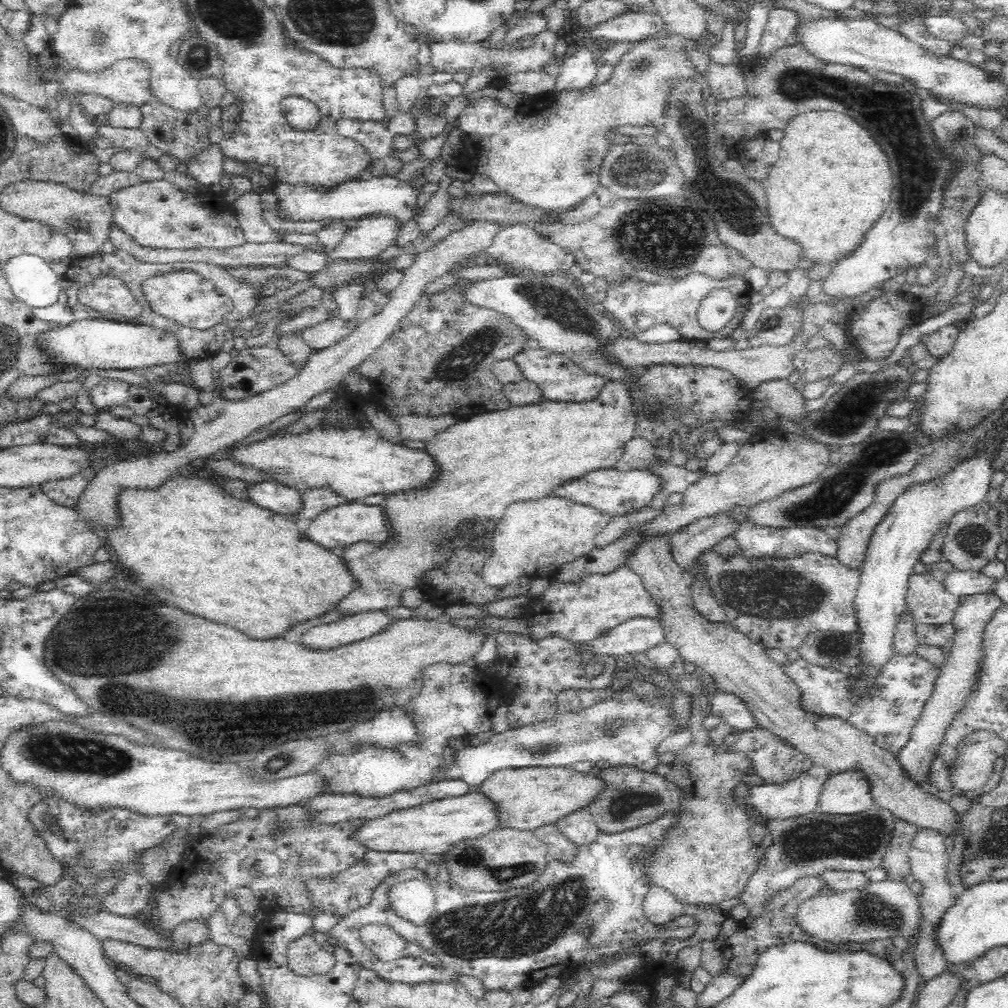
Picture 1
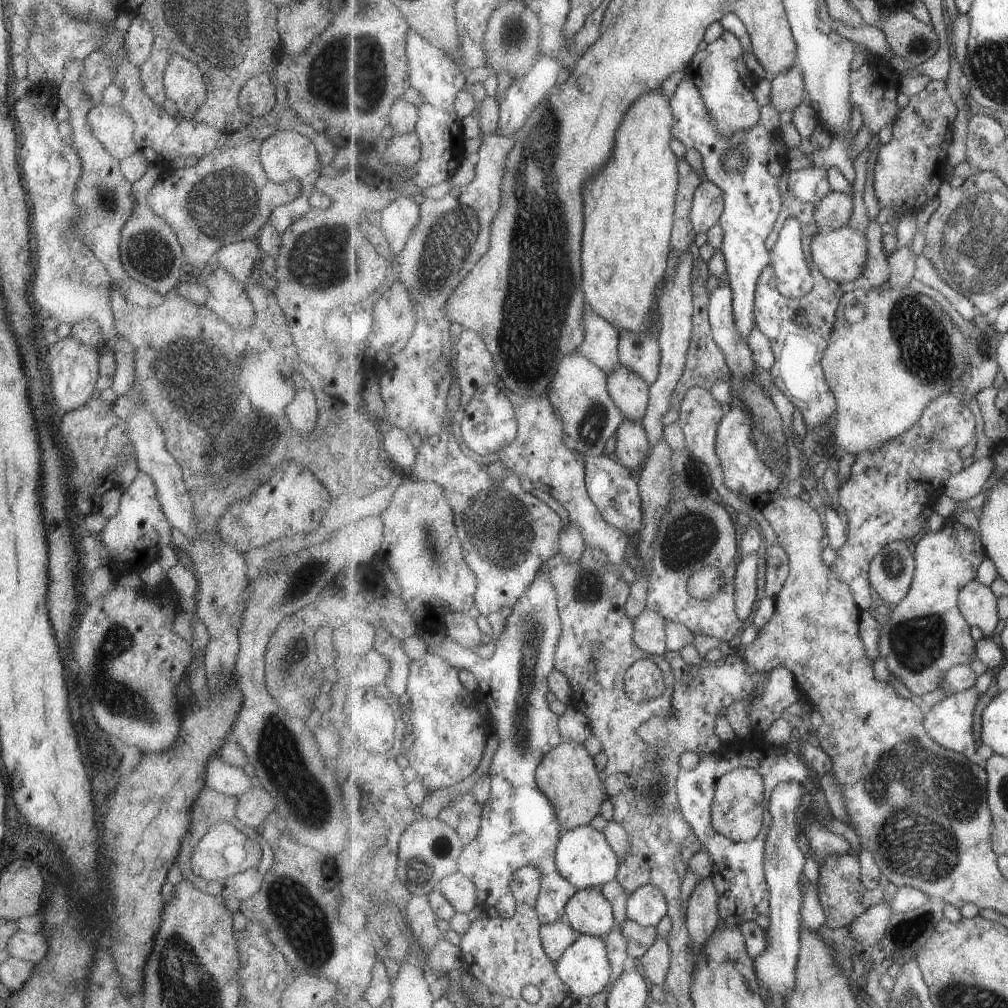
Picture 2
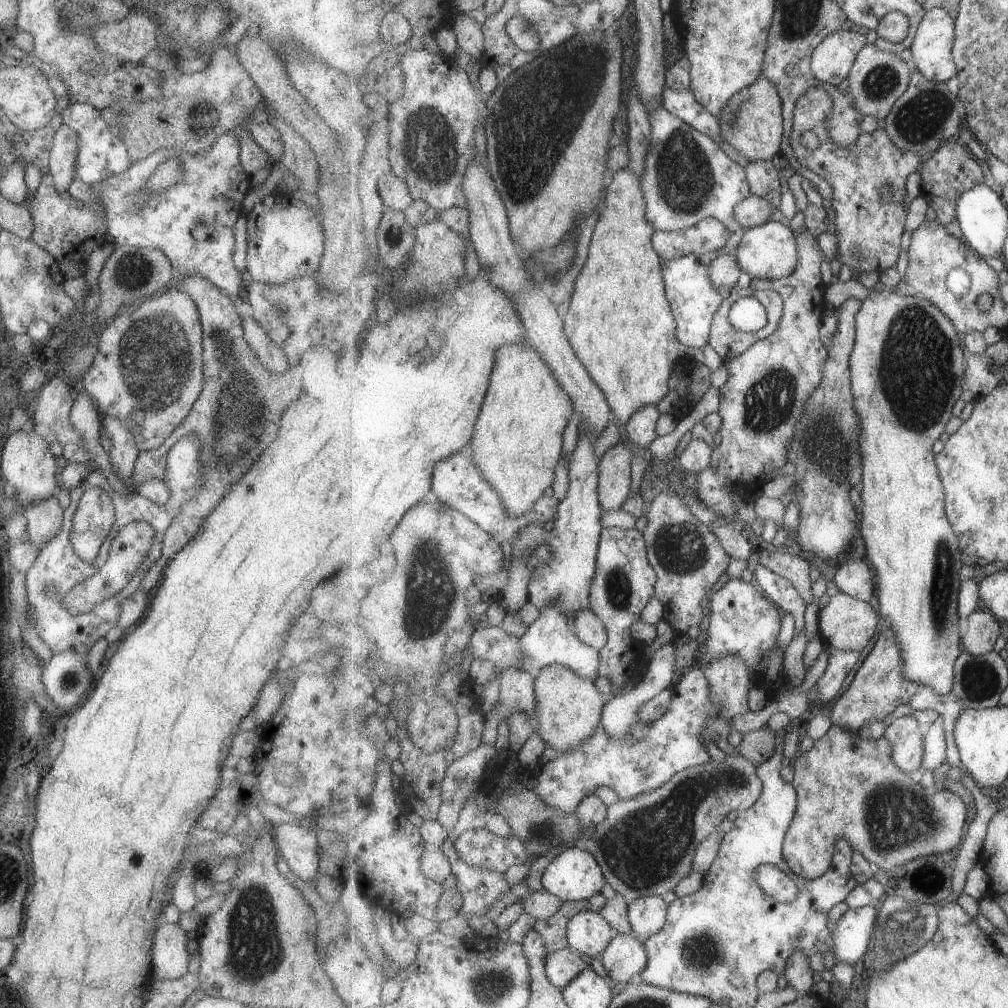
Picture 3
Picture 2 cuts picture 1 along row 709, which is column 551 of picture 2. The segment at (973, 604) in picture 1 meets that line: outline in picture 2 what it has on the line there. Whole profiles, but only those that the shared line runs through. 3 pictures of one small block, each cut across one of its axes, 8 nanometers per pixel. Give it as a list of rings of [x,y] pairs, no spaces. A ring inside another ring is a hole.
[[[567,920],[542,925],[540,933],[545,950],[555,963],[565,954],[569,946],[577,942],[577,938],[581,935]]]

